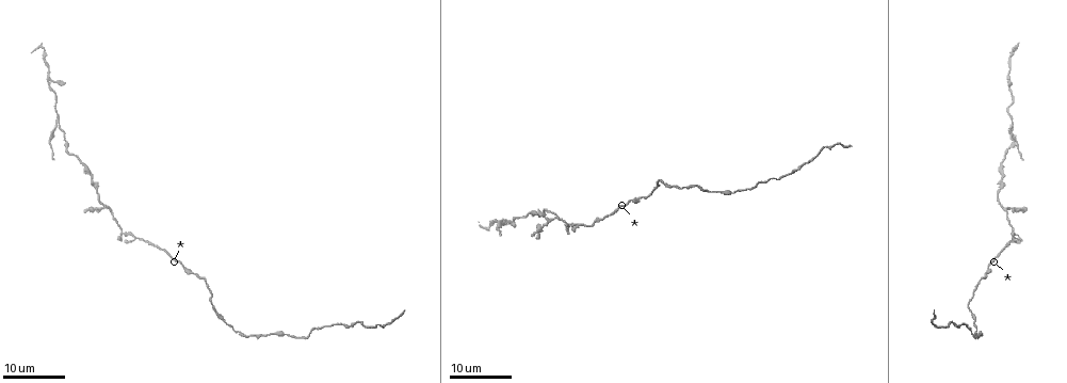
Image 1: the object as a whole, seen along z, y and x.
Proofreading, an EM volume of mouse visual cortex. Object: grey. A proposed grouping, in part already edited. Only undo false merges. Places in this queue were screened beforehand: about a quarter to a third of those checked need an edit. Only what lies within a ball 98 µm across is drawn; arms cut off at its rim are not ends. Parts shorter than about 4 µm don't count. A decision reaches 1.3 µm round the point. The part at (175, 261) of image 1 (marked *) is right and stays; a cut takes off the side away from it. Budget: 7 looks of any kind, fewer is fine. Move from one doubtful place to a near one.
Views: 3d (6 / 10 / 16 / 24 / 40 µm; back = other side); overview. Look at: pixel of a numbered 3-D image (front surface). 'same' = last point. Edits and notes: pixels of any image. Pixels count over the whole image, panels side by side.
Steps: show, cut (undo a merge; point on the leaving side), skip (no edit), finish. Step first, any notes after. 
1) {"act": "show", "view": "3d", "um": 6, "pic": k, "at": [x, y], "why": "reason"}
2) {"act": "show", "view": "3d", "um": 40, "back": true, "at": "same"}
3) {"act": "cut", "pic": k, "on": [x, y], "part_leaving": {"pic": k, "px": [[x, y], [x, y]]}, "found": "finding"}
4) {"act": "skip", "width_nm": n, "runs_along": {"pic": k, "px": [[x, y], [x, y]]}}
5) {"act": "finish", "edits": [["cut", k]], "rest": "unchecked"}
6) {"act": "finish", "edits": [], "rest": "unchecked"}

{"act": "show", "view": "3d", "um": 16, "pic": 1, "at": [1003, 206], "why": "two arms in line, one across"}

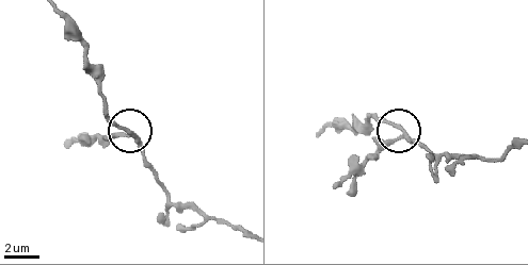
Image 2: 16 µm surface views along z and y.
{"act": "show", "view": "3d", "um": 6, "pic": 2, "at": [133, 136]}

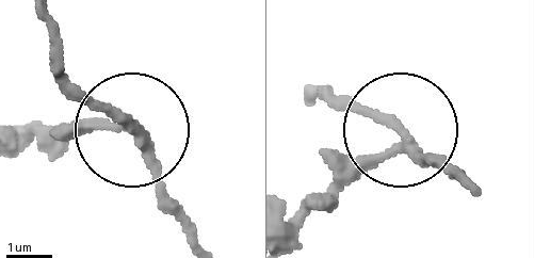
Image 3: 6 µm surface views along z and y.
{"act": "skip", "runs_along": {"pic": 3, "px": [[470, 187], [402, 138], [356, 164], [291, 229]]}, "found": "all the same neuron"}

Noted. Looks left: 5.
{"act": "show", "view": "3d", "um": 24, "pic": 1, "at": [122, 233]}

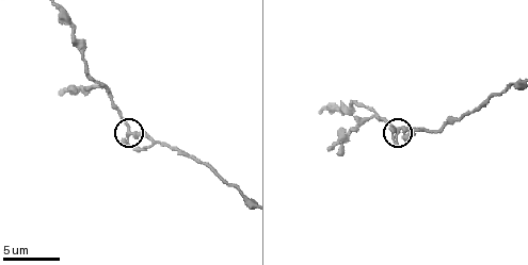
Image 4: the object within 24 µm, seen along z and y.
{"act": "show", "view": "3d", "um": 6, "pic": 4, "at": [126, 132]}

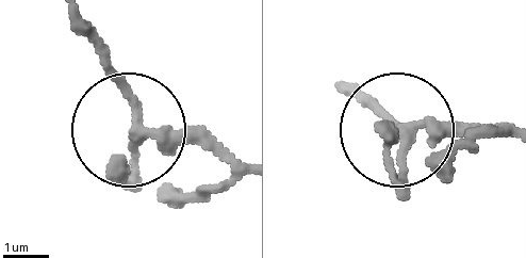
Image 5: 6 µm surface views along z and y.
{"act": "skip", "arms": 3, "found": "all the same neuron"}

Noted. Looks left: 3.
{"act": "show", "view": "3d", "um": 16, "pic": 1, "at": [56, 126], "why": "branch point"}

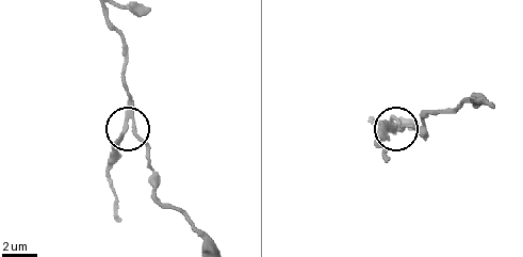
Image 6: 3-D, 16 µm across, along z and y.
{"act": "show", "view": "3d", "um": 6, "pic": 6, "at": [122, 133]}

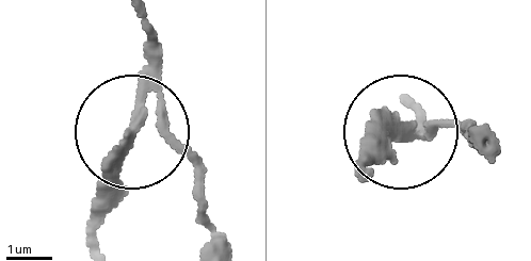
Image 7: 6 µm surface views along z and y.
{"act": "cut", "pic": 7, "on": [126, 141], "part_leaving": {"pic": 7, "px": [[141, 84], [95, 241]]}, "found": "a second neuron is stuck on"}

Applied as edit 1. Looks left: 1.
{"act": "finish", "edits": [["cut", 7]], "rest": "unchecked"}

